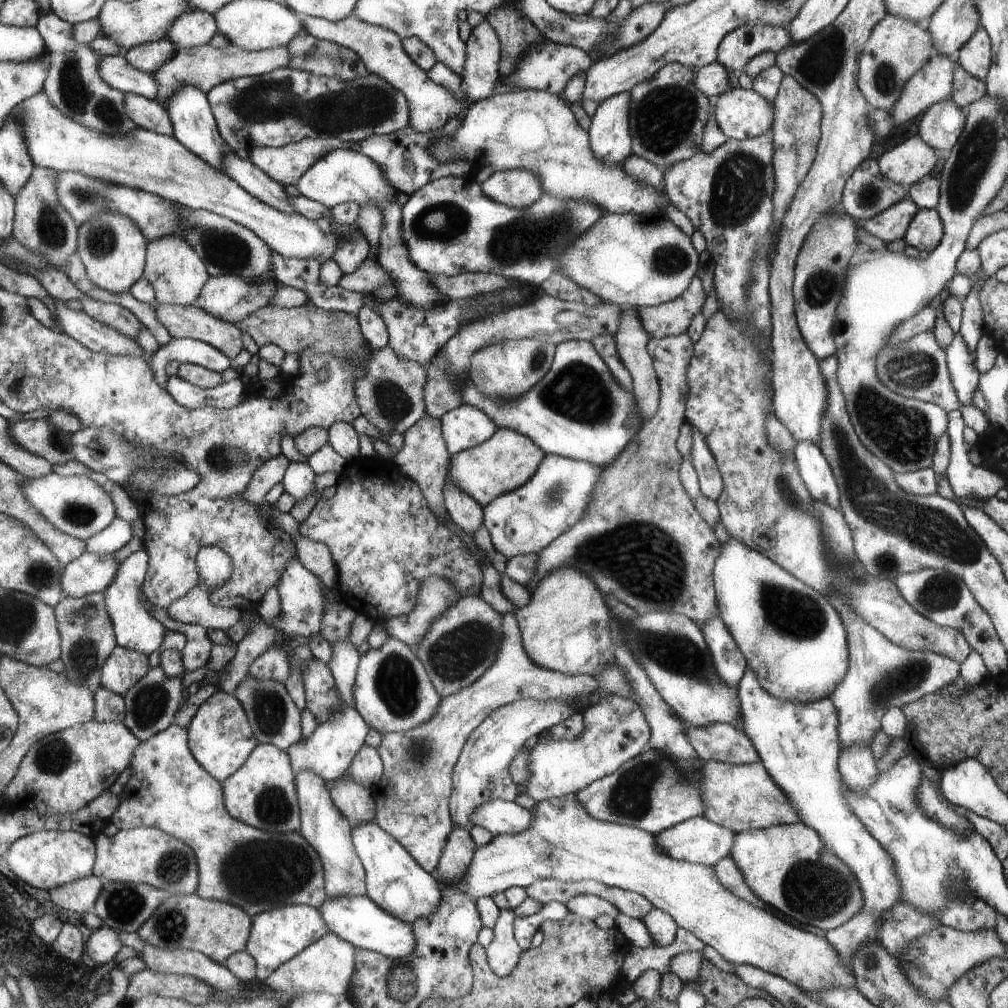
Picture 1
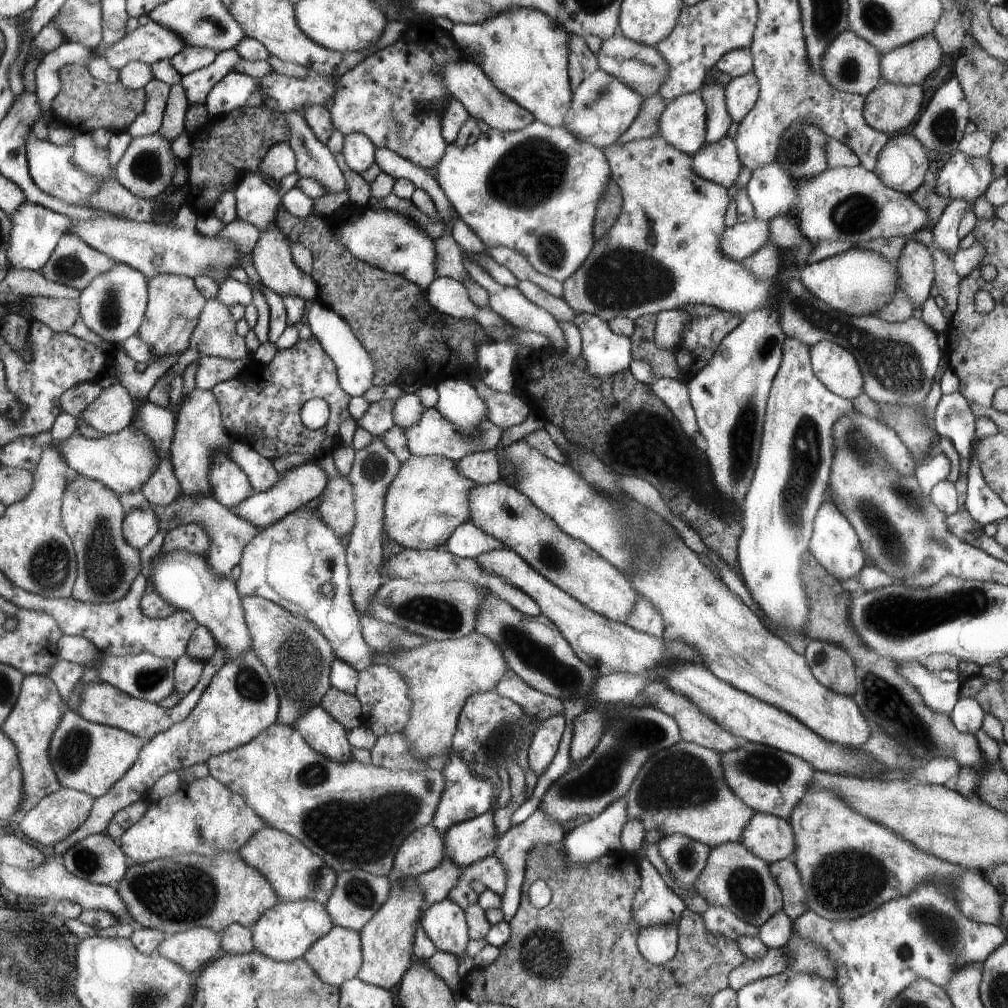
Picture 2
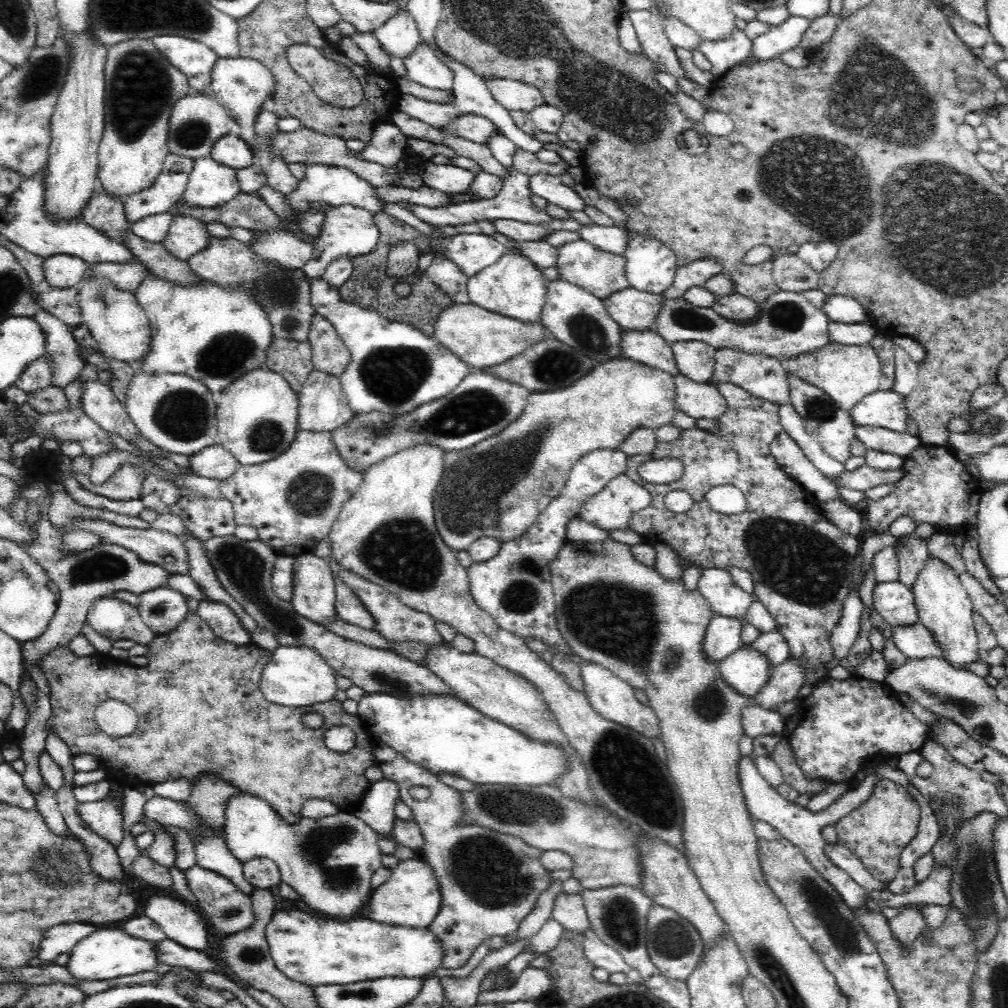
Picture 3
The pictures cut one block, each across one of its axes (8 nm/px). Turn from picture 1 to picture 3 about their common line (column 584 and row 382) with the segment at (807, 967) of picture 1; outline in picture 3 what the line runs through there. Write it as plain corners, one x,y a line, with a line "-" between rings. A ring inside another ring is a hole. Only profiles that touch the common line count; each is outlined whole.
830,343
816,352
800,355
782,364
785,372
820,388
840,408
850,411
860,400
879,389
881,363
878,355
869,345
844,346

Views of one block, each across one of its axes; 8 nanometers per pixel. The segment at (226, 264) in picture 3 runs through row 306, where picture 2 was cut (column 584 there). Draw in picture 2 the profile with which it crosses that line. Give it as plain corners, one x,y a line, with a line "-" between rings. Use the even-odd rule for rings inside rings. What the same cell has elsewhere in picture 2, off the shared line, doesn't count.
661,135
650,136
644,139
633,139
623,144
615,142
611,146
605,147
603,152
608,159
612,180
616,181
620,186
620,191
623,193
623,204
621,205
619,216
615,219
613,226
606,232
606,235
599,240
595,238
592,251
589,251
584,262
580,264
580,267
572,275
562,280
563,295
561,297
569,305
569,308
572,308
576,313
589,313
590,315
598,316
601,320
610,321
616,317
627,317
628,319
635,320
641,315
655,315
659,311
677,309
684,304
700,304
704,310
721,309
725,312
733,311
739,314
741,318
748,312
756,311
758,308
771,307
772,311
778,314
780,327
788,338
800,340
803,344
808,345
809,348
811,348
813,343
823,340
848,349
856,357
859,364
864,381
863,392
876,403
889,406
919,405
925,396
927,396
931,384
934,382
934,374
938,369
939,361
943,358
944,352
937,345
937,333
921,319
909,317
907,320
901,322
888,323
881,320
877,315
867,315
866,317
849,316
819,300
812,292
809,292
804,287
804,284
797,277
792,277
786,283
780,283
779,285
775,285
772,282
772,278
758,281
752,275
752,272
749,272
749,269
744,267
743,262
733,261
720,252
719,240
721,240
721,236
723,236
723,232
726,230
724,216
727,214
727,208
732,205
733,200
727,197
725,187
710,180
705,180
693,172
692,158
690,155
673,148
673,145
670,145

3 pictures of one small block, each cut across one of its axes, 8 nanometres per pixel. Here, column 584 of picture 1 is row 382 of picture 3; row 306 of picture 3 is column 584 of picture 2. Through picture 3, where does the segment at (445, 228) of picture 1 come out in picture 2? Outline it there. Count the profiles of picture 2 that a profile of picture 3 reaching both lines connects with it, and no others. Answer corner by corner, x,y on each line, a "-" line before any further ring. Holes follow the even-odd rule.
533,120
527,127
511,132
490,128
485,133
480,133
477,140
469,146
460,147
455,144
455,141
447,142
444,154
441,155
440,162
437,163
434,179
451,203
454,211
459,215
459,218
479,237
479,240
487,249
491,247
507,247
517,251
527,259
527,262
538,273
554,278
557,282
562,282
563,279
567,279
580,267
589,251
592,251
595,241
593,223
595,222
597,203
604,198
604,193
608,190
608,183
612,180
612,175
608,159
602,149
594,147
585,141
577,140
562,126
552,127
543,124
541,121

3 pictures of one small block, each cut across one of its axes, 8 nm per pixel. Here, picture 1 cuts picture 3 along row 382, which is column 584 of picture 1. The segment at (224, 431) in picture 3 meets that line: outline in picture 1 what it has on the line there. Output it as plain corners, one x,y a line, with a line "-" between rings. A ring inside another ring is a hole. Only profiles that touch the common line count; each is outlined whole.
604,213
567,252
560,256
561,268
581,288
591,290
608,303
629,304
637,308
657,306
684,295
697,272
697,251
691,238
661,216
631,213

